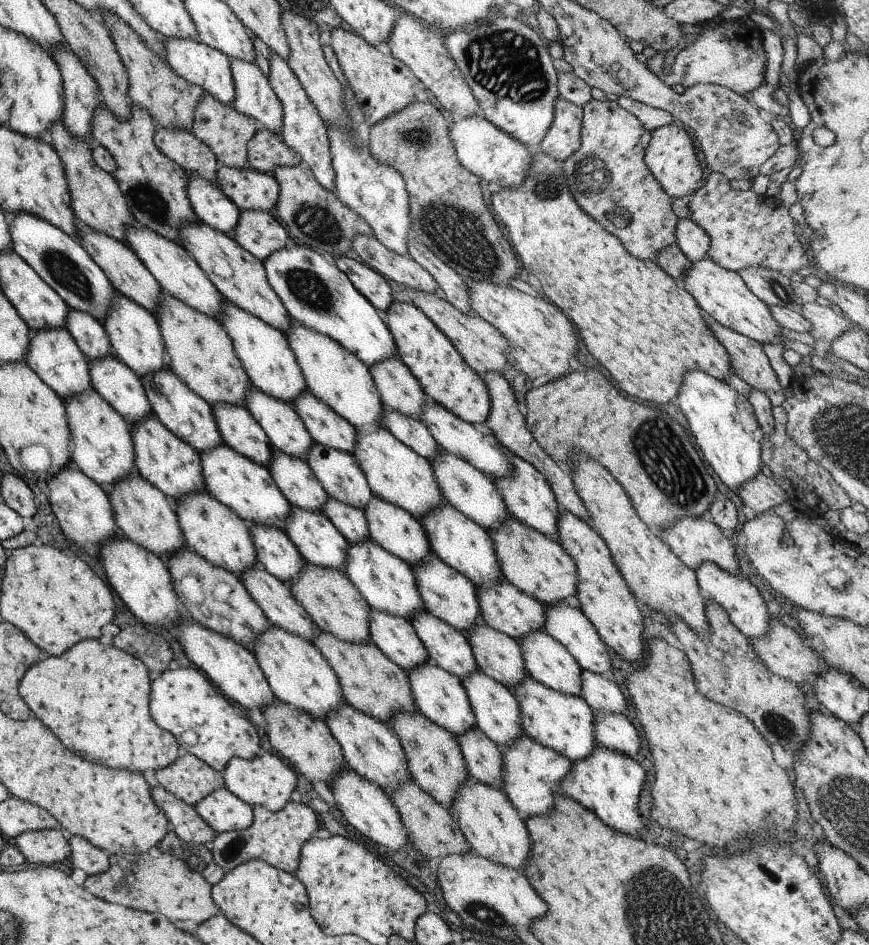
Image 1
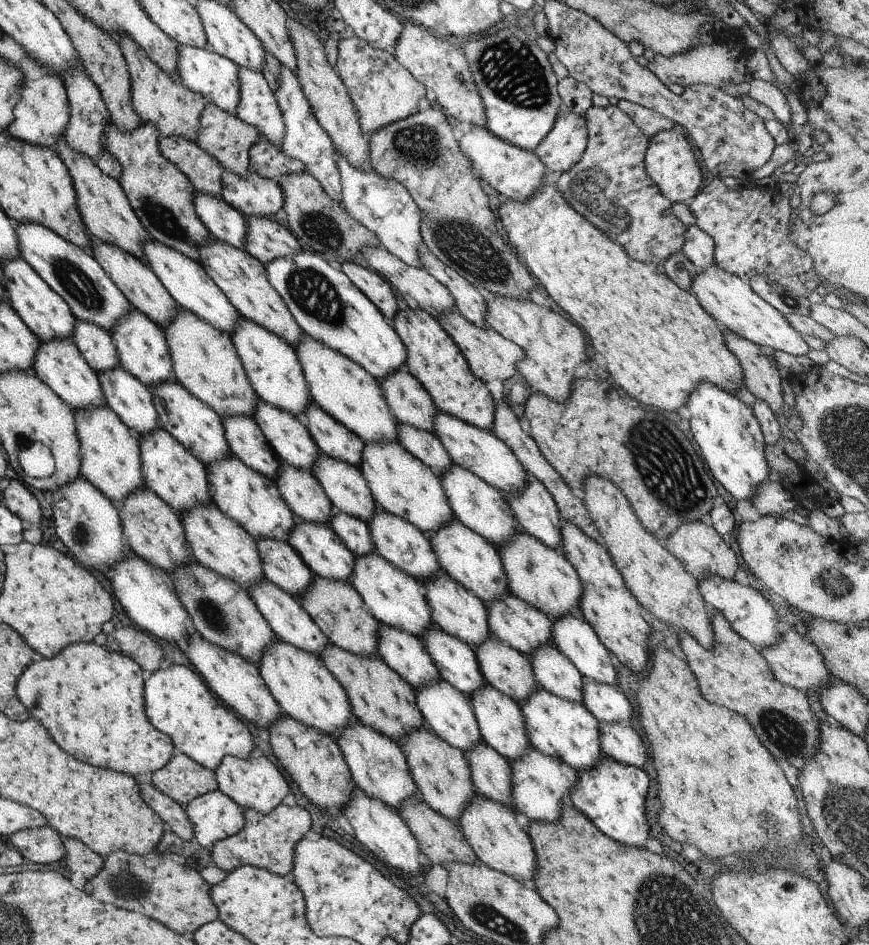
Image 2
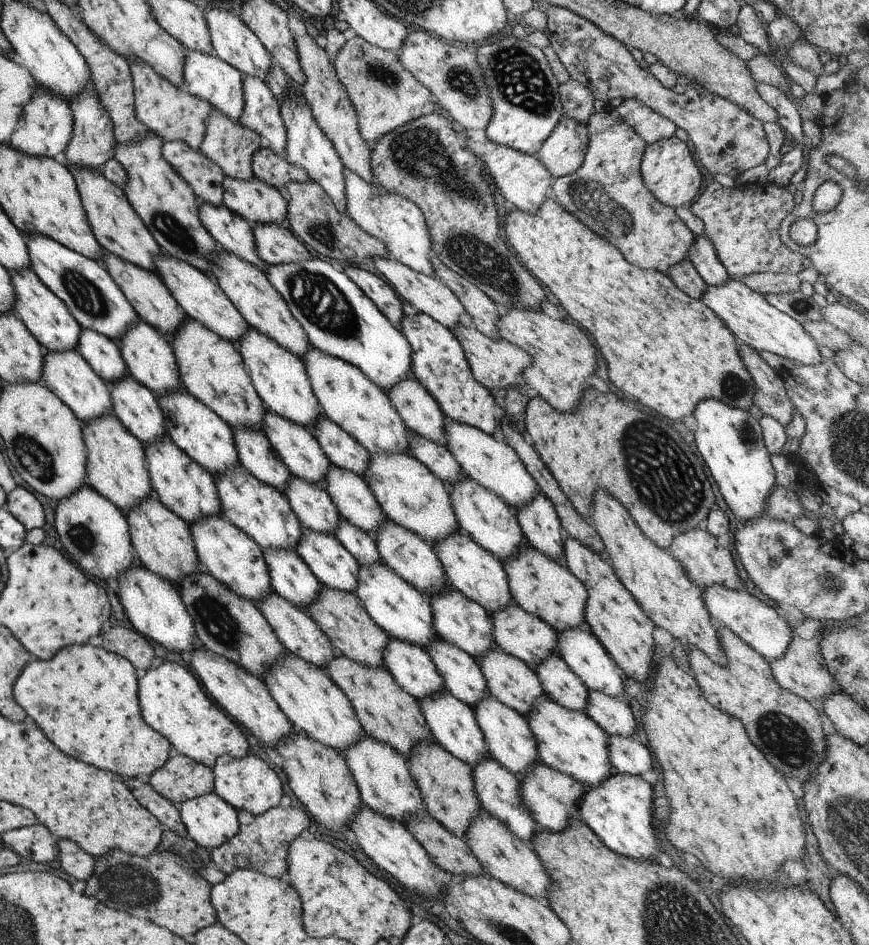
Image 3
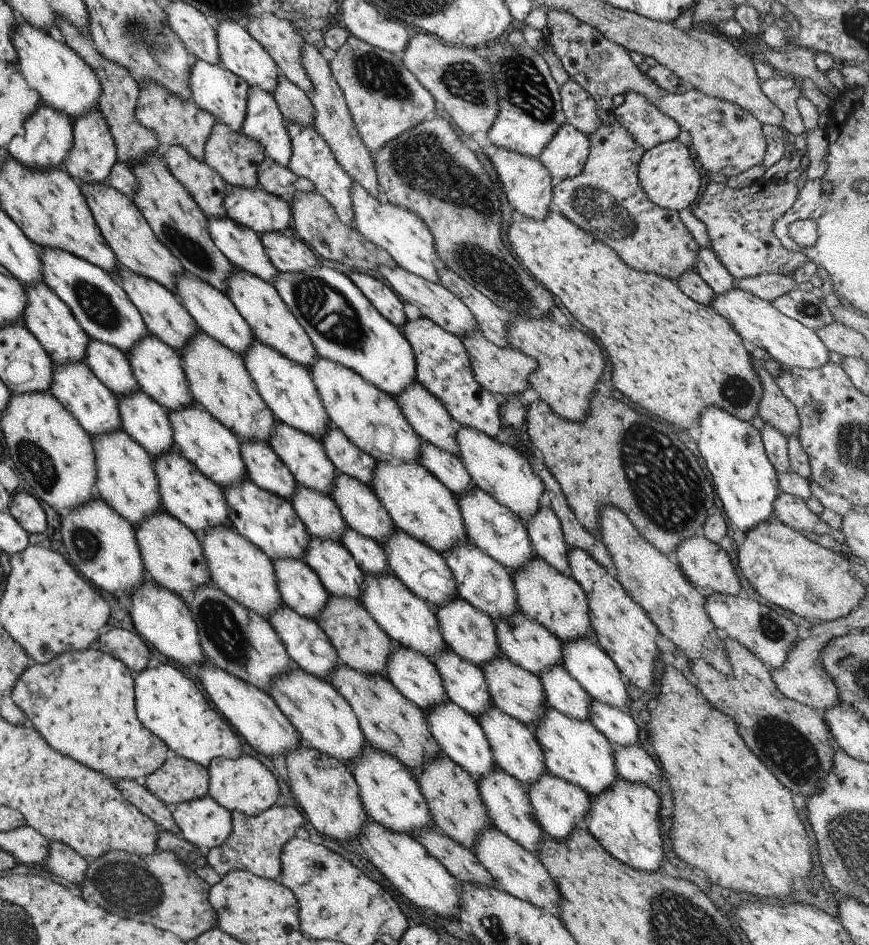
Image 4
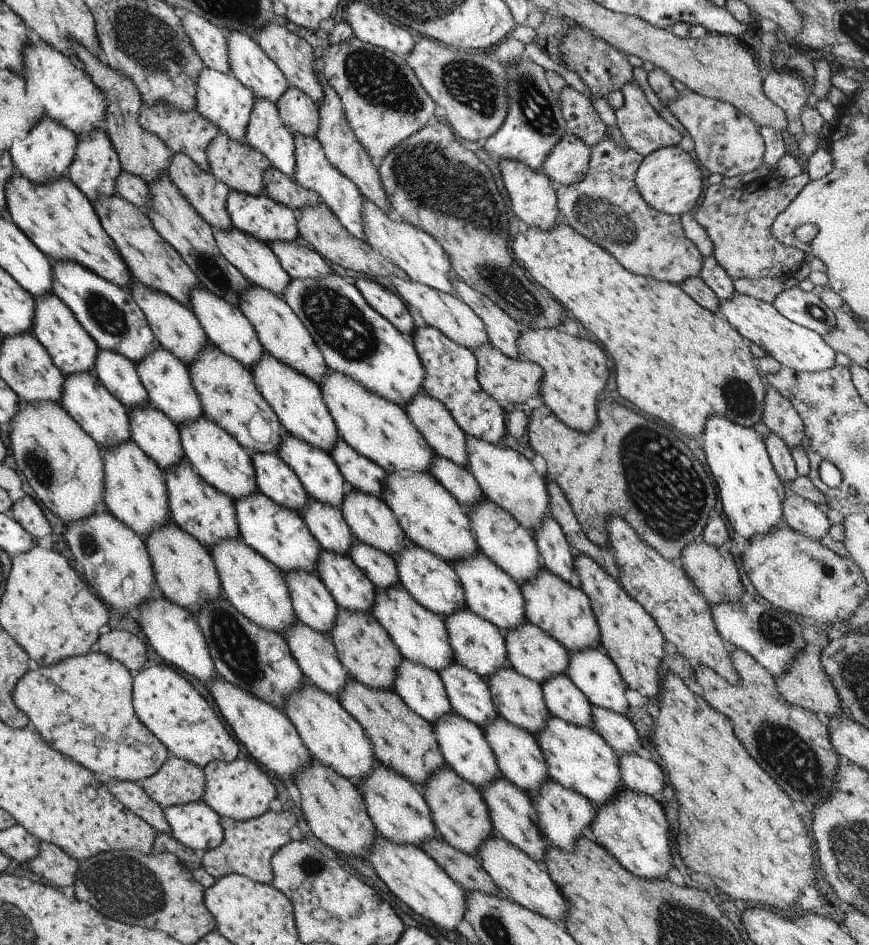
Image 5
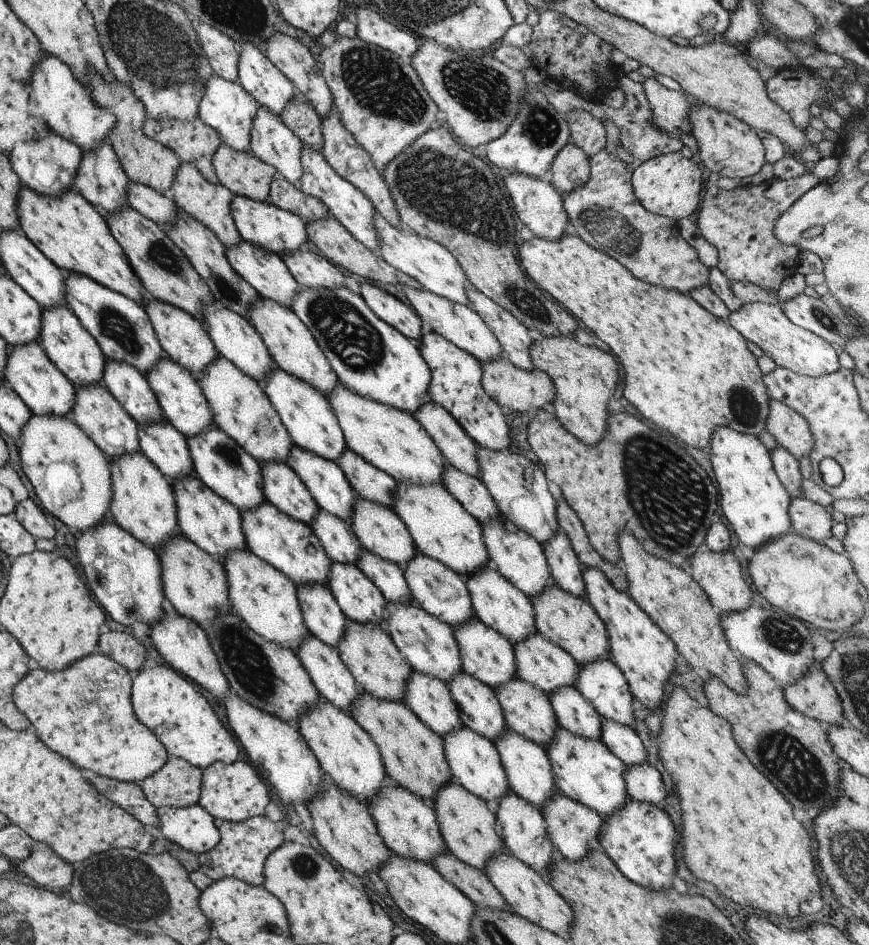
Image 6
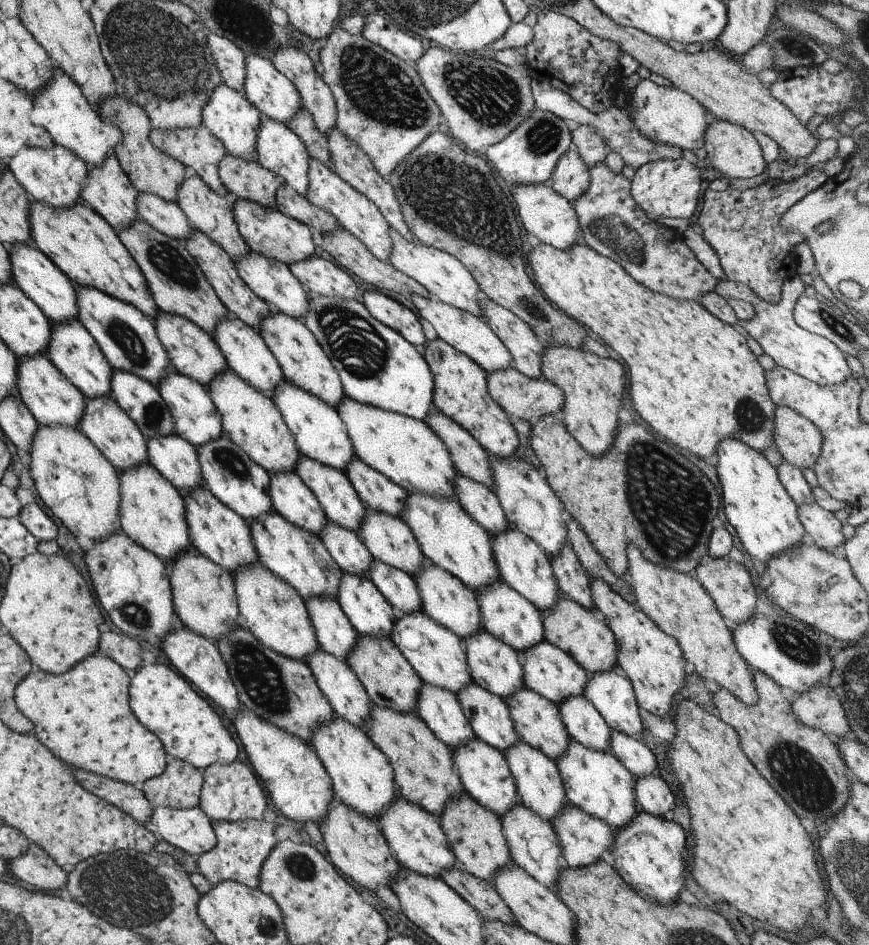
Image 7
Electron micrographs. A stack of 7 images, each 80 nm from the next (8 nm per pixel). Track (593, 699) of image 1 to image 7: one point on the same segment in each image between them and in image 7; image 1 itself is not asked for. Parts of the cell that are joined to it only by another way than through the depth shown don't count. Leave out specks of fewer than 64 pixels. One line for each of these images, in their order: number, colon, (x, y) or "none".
2: (606, 703)
3: (613, 715)
4: (616, 725)
5: (617, 731)
6: (621, 740)
7: (636, 758)

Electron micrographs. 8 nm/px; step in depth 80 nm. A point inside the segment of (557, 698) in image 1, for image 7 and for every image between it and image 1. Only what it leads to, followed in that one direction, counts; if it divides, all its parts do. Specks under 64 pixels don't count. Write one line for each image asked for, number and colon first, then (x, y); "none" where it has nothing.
2: (565, 729)
3: (570, 742)
4: (573, 750)
5: (576, 757)
6: (584, 769)
7: (595, 782)

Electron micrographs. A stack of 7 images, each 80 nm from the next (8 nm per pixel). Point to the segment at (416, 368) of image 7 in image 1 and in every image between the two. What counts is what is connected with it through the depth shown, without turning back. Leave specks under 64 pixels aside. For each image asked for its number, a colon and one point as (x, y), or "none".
1: (314, 292)
2: (325, 304)
3: (337, 319)
4: (344, 328)
5: (353, 339)
6: (370, 358)

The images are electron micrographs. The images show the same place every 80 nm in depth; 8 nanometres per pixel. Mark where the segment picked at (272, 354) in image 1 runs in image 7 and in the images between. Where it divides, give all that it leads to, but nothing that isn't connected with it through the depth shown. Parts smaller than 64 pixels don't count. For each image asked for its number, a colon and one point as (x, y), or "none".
2: (271, 365)
3: (279, 379)
4: (286, 388)
5: (296, 400)
6: (306, 415)
7: (318, 433)

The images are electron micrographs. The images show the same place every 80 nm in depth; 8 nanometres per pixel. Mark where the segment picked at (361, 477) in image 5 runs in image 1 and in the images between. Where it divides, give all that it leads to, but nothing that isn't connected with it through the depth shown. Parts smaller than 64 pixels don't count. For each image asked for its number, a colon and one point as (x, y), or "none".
1: (325, 427)
2: (332, 438)
3: (341, 450)
4: (347, 459)

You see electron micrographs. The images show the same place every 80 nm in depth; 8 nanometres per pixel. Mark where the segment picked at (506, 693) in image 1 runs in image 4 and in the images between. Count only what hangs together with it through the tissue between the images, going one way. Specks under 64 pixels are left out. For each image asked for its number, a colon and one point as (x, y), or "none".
2: (499, 719)
3: (508, 740)
4: (513, 747)

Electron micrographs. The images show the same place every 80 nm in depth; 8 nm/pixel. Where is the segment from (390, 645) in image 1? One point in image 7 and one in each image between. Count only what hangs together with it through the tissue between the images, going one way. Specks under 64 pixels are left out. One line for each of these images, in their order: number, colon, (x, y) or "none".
2: (404, 653)
3: (410, 666)
4: (414, 676)
5: (420, 688)
6: (428, 698)
7: (438, 709)

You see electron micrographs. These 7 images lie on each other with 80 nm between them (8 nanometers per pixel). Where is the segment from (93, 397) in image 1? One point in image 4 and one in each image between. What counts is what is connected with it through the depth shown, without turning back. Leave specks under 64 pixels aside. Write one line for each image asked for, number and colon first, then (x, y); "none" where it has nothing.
2: (109, 454)
3: (116, 470)
4: (124, 479)

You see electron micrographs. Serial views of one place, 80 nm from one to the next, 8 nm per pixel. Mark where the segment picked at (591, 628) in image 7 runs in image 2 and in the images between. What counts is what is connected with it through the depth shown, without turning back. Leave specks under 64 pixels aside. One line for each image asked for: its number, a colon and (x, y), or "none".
2: (535, 573)
3: (541, 587)
4: (545, 596)
5: (562, 611)
6: (571, 623)

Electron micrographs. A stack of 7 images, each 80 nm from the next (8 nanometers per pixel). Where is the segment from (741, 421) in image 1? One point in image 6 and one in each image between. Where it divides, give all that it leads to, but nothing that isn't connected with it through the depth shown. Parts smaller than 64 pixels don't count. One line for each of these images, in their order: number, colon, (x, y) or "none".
2: (728, 434)
3: (730, 443)
4: (746, 483)
5: (751, 493)
6: (754, 503)

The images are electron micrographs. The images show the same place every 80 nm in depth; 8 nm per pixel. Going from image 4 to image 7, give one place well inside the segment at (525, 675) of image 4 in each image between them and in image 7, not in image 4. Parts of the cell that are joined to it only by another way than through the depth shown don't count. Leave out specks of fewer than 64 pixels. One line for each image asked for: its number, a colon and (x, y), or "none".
5: (519, 700)
6: (525, 709)
7: (537, 721)

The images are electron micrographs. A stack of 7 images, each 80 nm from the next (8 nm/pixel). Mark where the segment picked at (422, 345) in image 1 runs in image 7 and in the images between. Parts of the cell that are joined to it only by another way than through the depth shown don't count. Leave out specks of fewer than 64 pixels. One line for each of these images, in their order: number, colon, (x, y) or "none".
2: (432, 358)
3: (438, 365)
4: (442, 369)
5: (449, 376)
6: (455, 385)
7: (460, 393)

